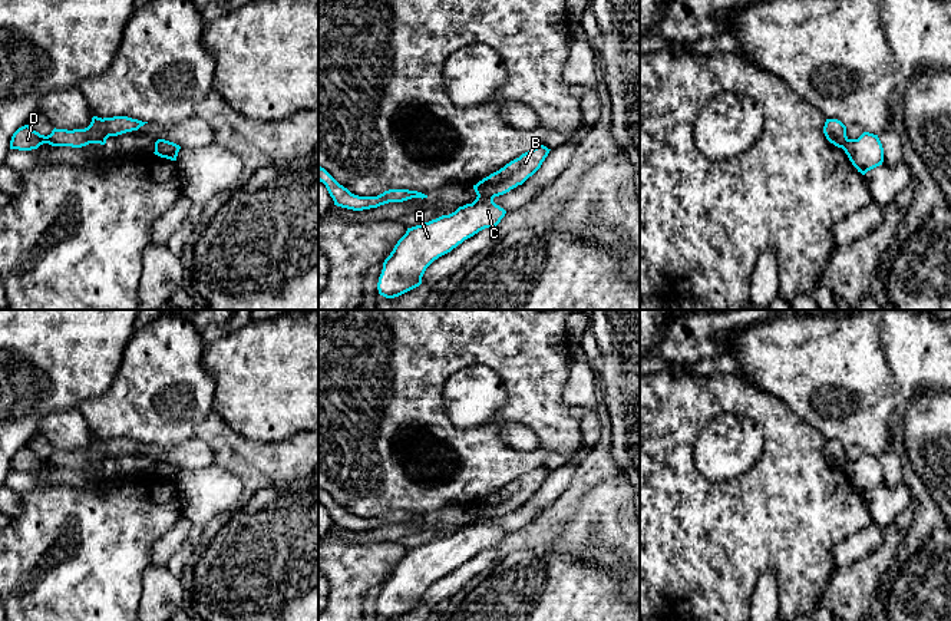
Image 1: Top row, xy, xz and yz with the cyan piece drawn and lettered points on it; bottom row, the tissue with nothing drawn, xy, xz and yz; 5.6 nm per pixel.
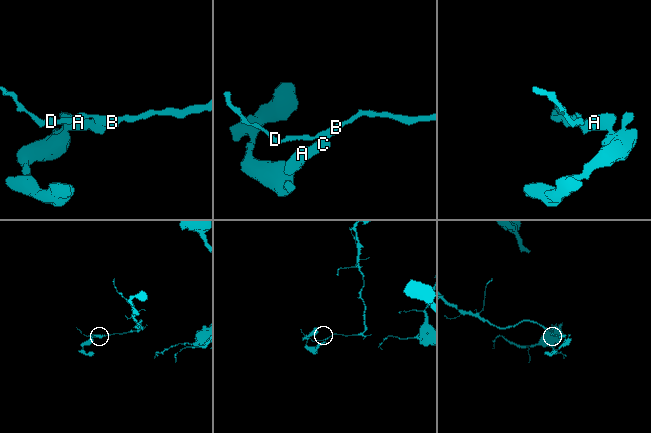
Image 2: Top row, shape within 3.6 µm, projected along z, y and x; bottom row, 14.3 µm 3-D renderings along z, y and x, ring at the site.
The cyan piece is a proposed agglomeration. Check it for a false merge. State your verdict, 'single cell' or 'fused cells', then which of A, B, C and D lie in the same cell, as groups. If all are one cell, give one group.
fused cells | A C / B D

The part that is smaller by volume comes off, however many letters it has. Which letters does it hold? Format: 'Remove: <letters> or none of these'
Remove: A, C

